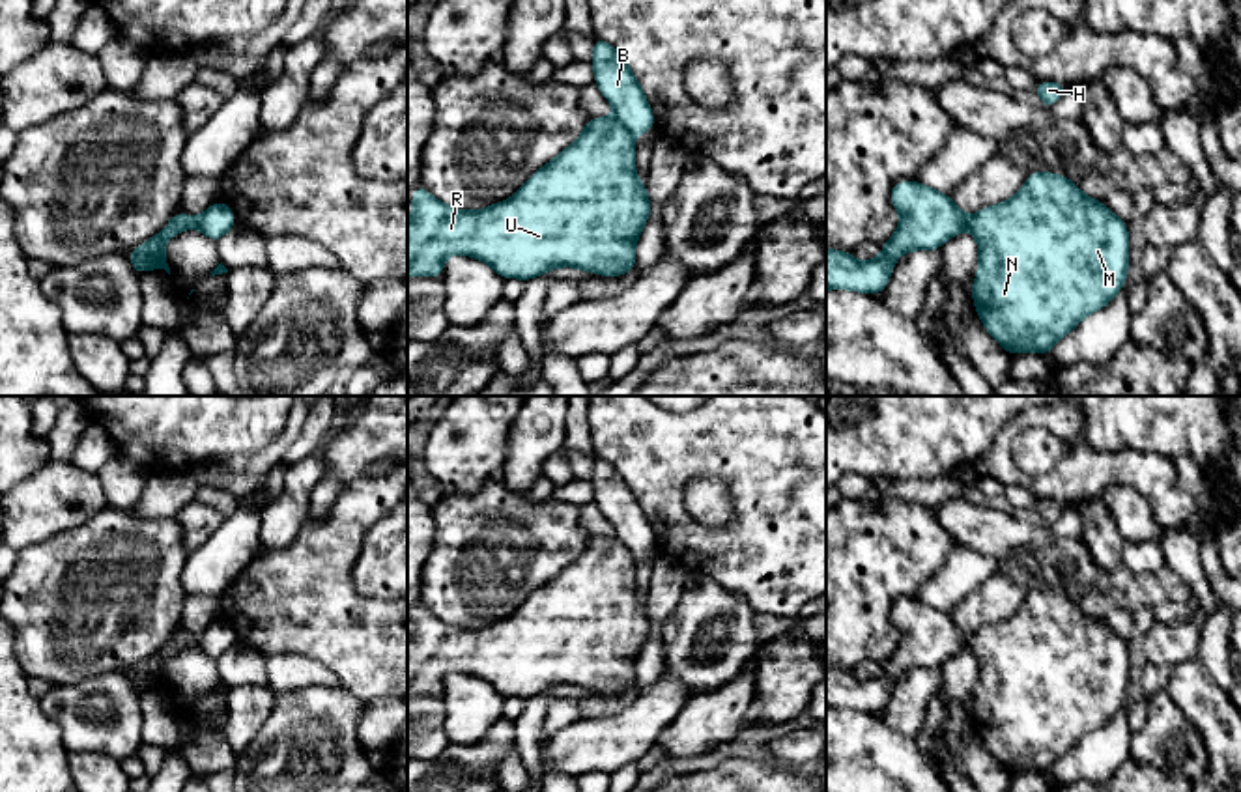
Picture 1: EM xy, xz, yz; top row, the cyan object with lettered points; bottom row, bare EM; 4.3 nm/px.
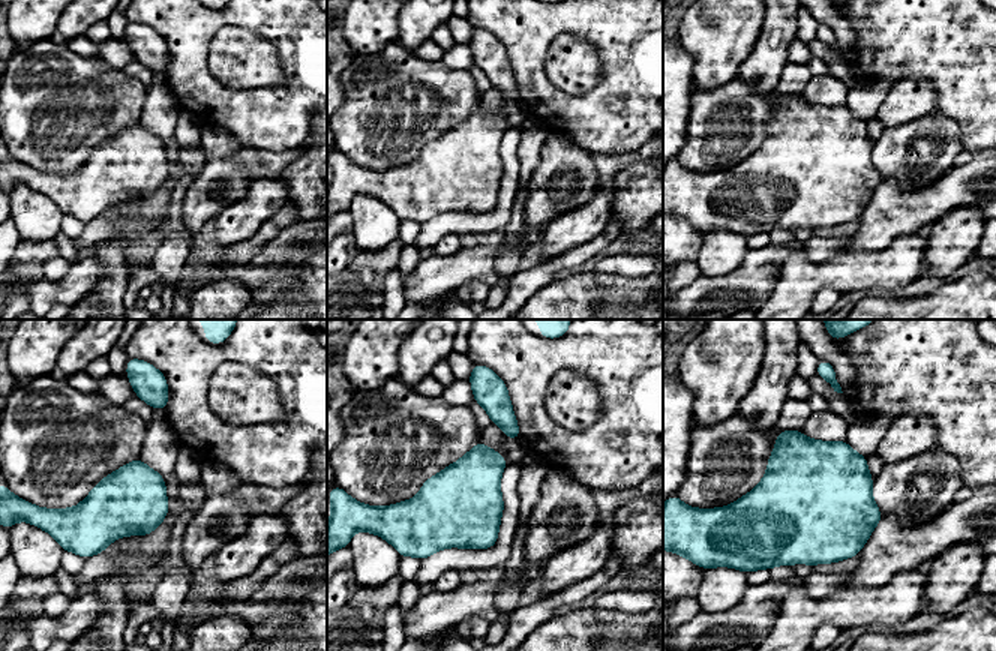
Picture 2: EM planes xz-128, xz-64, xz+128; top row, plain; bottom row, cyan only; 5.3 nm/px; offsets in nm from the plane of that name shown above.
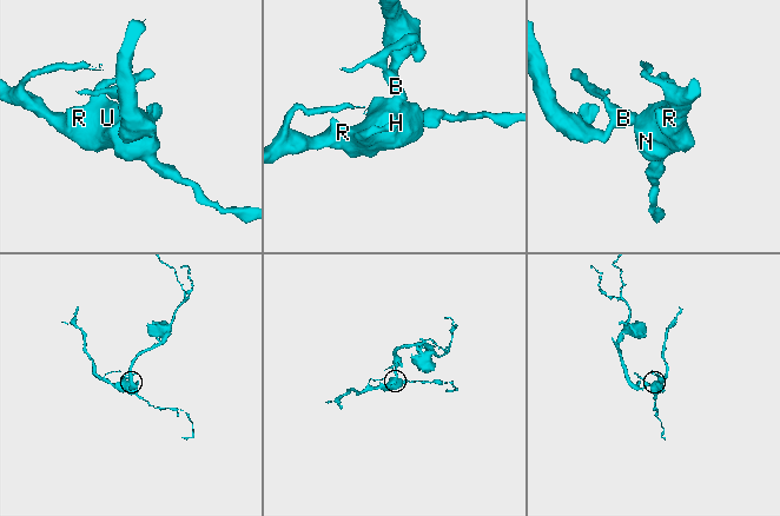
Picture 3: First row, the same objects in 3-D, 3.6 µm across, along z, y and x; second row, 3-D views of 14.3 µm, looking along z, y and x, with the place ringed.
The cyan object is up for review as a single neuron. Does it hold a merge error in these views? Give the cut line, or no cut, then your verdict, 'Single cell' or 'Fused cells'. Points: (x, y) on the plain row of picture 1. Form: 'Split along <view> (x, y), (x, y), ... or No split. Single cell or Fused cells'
Split along xz (613, 537), (632, 551). Fused cells

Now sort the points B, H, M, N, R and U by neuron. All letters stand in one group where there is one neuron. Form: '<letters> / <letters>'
B / H M N R U

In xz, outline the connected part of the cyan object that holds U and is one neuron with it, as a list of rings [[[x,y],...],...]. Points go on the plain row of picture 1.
[[[589,536],[583,551],[553,579],[536,588],[506,620],[480,629],[464,629],[434,616],[422,603],[411,609],[413,633],[407,639],[407,695],[443,697],[450,672],[486,680],[503,699],[531,699],[555,686],[576,686],[604,695],[635,689],[635,661],[650,637],[645,600],[635,596],[635,560],[615,536]]]

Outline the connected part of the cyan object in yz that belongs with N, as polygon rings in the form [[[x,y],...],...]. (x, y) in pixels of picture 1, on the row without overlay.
[[[1032,588],[1011,618],[983,626],[968,646],[979,667],[977,697],[970,704],[974,727],[1009,773],[1050,773],[1060,757],[1125,706],[1131,682],[1125,639],[1062,592]]]

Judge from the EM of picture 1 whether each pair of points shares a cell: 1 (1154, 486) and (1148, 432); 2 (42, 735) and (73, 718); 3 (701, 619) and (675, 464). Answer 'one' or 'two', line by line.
1: two
2: two
3: two

